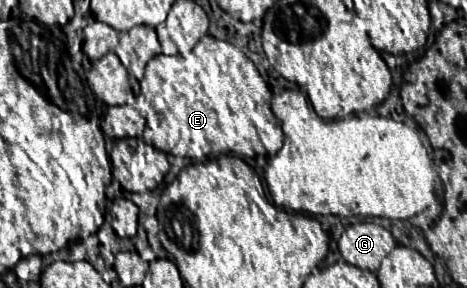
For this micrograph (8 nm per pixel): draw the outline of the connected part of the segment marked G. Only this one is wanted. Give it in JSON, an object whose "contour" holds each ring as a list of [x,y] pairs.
{"contour":[[[372,222],[348,226],[337,241],[337,249],[348,264],[370,272],[378,272],[382,258],[390,254],[394,246],[396,240],[392,234]]]}

